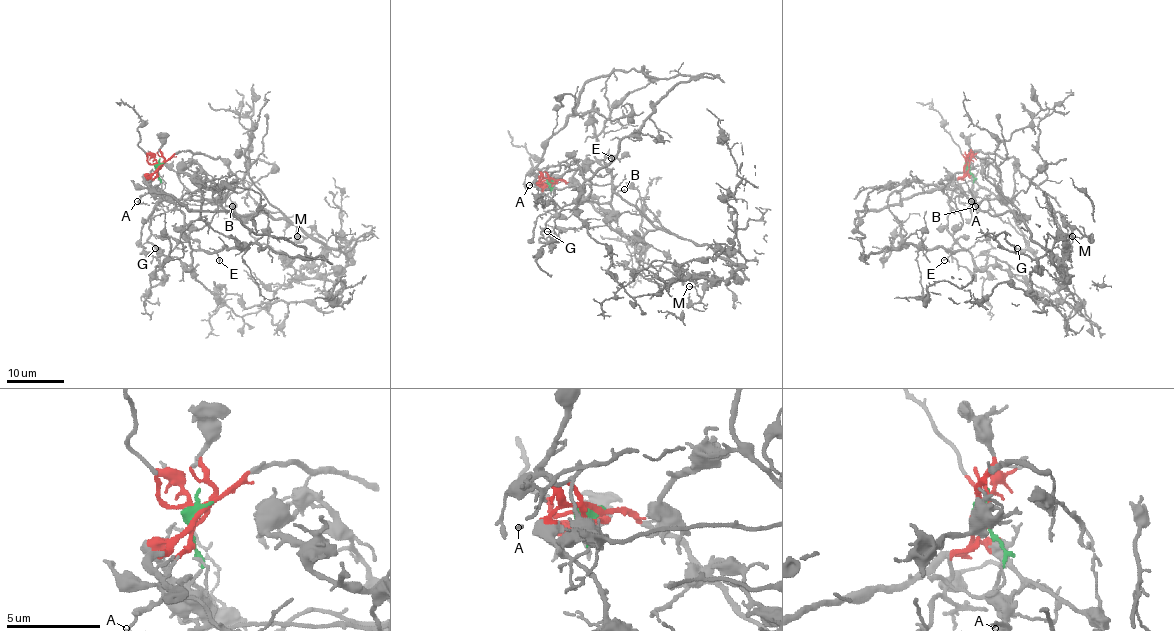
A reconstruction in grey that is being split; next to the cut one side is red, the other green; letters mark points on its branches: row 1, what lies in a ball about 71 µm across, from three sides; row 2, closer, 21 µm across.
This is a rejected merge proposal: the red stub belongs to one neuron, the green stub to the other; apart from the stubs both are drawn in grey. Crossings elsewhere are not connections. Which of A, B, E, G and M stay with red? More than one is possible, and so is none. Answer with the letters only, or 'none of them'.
A, E, G

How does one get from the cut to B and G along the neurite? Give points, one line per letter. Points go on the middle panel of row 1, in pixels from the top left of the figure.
B: (550, 180), (552, 187), (549, 186), (559, 189), (610, 184), (614, 192), (624, 189)
G: (550, 179), (539, 182), (539, 189), (555, 206), (555, 214), (540, 231), (540, 241), (550, 239), (546, 231)

